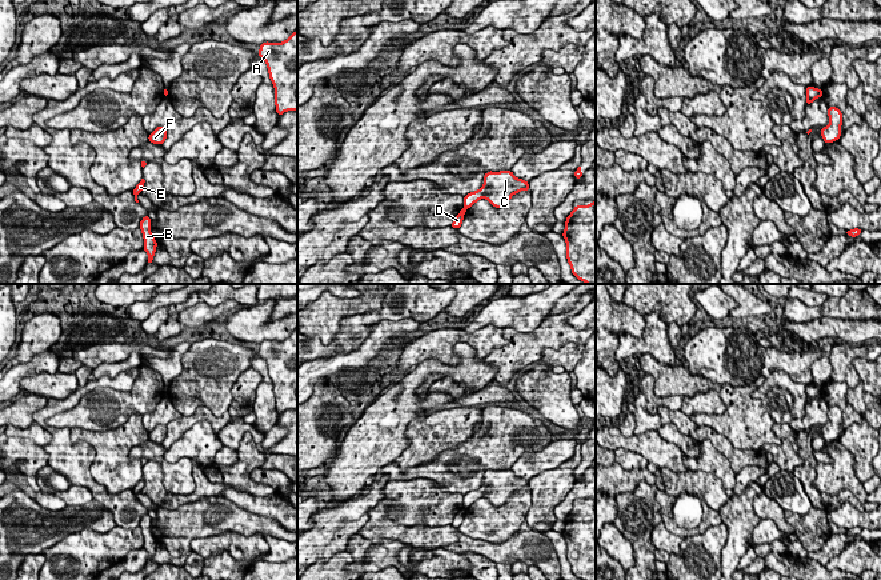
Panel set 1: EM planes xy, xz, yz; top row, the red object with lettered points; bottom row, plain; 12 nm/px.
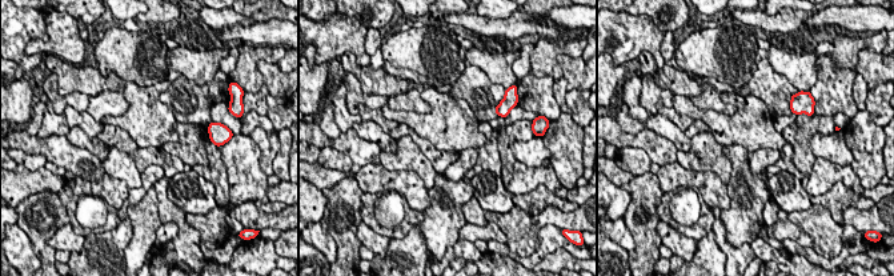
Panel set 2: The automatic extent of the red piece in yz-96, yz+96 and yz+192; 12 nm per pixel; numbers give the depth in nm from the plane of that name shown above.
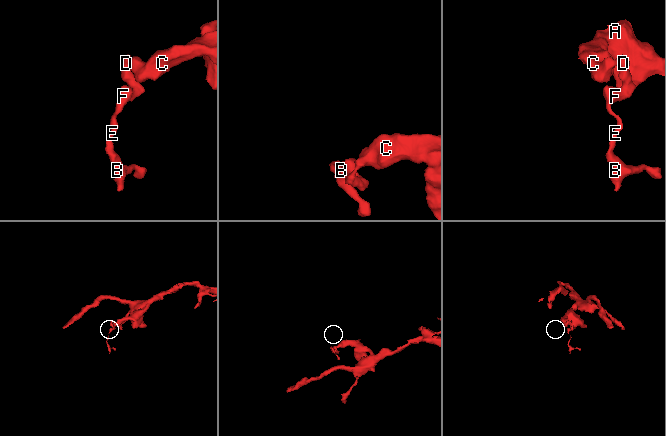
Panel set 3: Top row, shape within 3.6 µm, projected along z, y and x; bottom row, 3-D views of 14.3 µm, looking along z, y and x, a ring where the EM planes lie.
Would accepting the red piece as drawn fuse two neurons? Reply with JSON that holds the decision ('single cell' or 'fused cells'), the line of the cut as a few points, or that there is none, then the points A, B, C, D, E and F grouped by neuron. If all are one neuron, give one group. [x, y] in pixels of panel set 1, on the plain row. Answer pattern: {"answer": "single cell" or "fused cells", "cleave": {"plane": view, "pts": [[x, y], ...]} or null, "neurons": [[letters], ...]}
{"answer": "fused cells", "cleave": {"plane": "yz", "pts": [[817, 388], [820, 395]]}, "neurons": [["A", "C"], ["B", "D", "E", "F"]]}

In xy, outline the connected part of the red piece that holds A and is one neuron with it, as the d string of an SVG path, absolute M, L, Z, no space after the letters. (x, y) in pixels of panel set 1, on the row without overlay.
M297 329L283 341L260 343L257 353L265 360L275 385L277 415L297 409Z

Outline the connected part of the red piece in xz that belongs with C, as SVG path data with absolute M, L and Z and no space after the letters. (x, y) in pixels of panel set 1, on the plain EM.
M509 469L493 471L484 473L484 483L480 488L464 495L464 507L470 507L481 497L486 497L494 507L502 507L513 493L521 489L530 489L529 480L518 477Z

